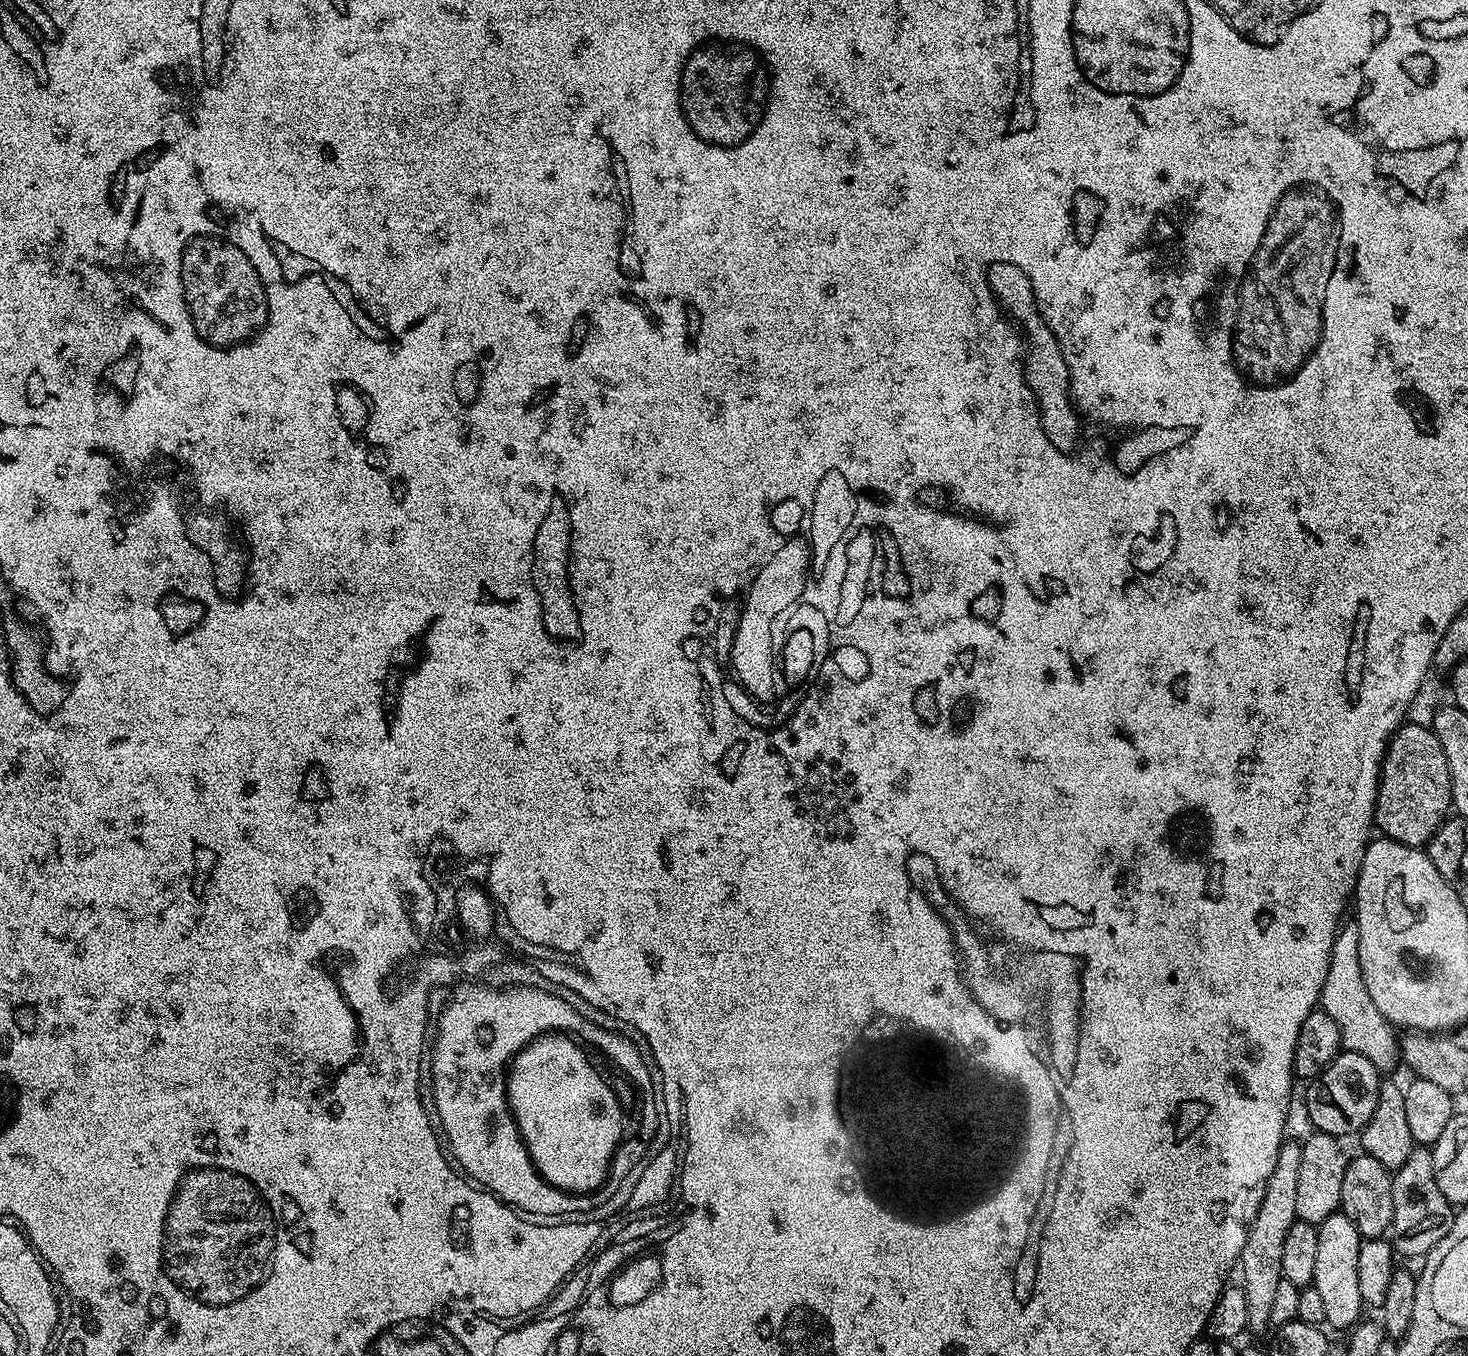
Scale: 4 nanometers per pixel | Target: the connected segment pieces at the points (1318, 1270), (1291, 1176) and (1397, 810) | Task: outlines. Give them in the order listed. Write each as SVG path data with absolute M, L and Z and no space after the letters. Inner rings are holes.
M1337 1210L1316 1229L1318 1234L1318 1255L1314 1265L1312 1284L1318 1290L1326 1309L1326 1324L1329 1329L1351 1329L1361 1319L1360 1311L1366 1308L1362 1290L1358 1290L1358 1250L1362 1243L1360 1231Z
M1285 1142L1278 1150L1278 1162L1264 1184L1264 1193L1255 1218L1248 1228L1248 1237L1240 1251L1238 1261L1239 1283L1246 1294L1248 1326L1254 1333L1267 1333L1270 1328L1270 1306L1274 1306L1274 1294L1278 1291L1278 1282L1284 1279L1282 1274L1282 1246L1286 1243L1286 1233L1297 1222L1298 1206L1298 1165L1302 1162L1300 1144Z
M1405 722L1388 741L1384 763L1380 766L1380 785L1376 791L1374 824L1389 840L1423 849L1449 815L1452 779L1446 754L1431 727ZM1449 808L1449 812L1448 812Z

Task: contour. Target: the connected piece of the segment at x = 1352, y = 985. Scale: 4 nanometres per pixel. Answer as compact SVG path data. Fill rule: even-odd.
M1345 923L1336 933L1319 1007L1330 1014L1334 1022L1338 1022L1340 1042L1347 1051L1370 1058L1372 1065L1382 1074L1395 1070L1396 1064L1398 1066L1398 1038L1392 1034L1393 1025L1389 1024L1382 1010L1374 1006L1374 998L1370 998L1366 990L1366 982L1362 978L1362 962L1358 958L1358 930L1355 923Z

